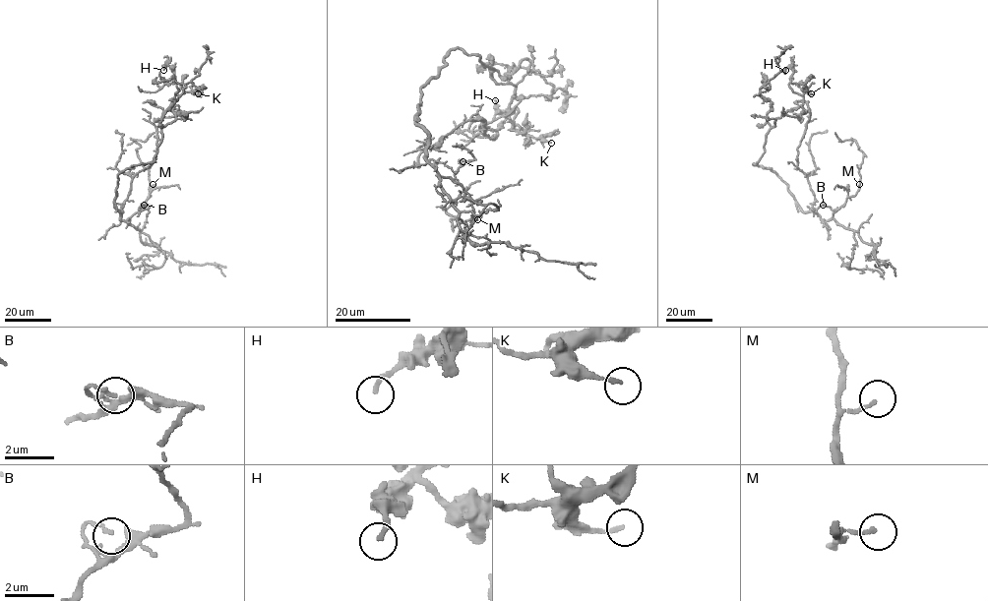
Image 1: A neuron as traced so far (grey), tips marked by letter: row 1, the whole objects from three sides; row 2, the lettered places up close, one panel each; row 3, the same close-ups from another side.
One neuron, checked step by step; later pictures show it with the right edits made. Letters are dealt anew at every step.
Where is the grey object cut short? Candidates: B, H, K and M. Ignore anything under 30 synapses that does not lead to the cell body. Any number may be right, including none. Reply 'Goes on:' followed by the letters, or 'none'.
Goes on: none

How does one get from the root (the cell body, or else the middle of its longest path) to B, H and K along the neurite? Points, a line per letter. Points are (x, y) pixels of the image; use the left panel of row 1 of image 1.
B: (118, 179), (114, 206), (122, 211), (121, 219), (127, 220), (144, 205)
H: (118, 179), (132, 165), (154, 161), (161, 128), (175, 119), (175, 76), (166, 64), (163, 70)
K: (118, 179), (119, 173), (132, 165), (154, 161), (161, 128), (175, 119), (172, 109), (180, 87), (198, 93)

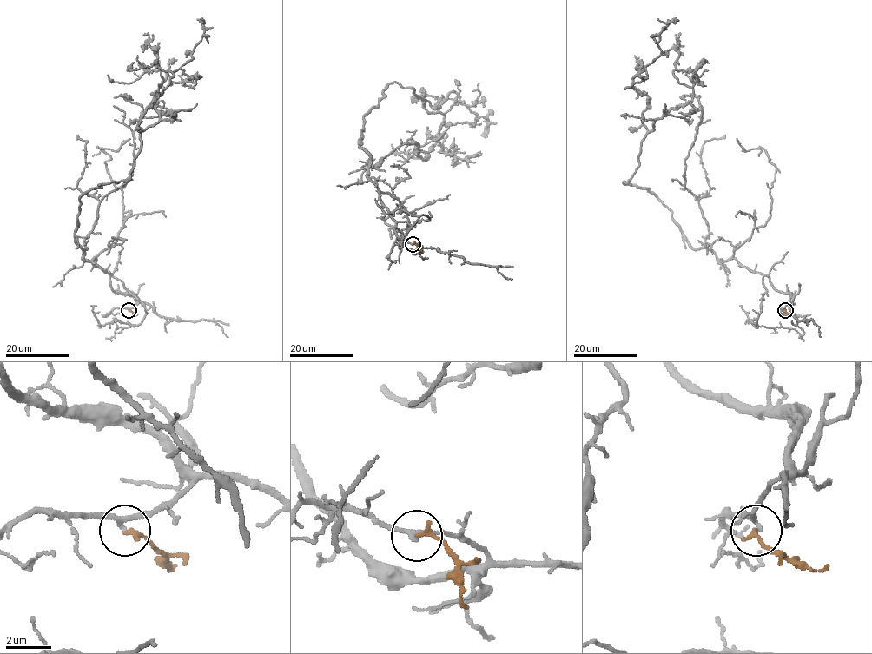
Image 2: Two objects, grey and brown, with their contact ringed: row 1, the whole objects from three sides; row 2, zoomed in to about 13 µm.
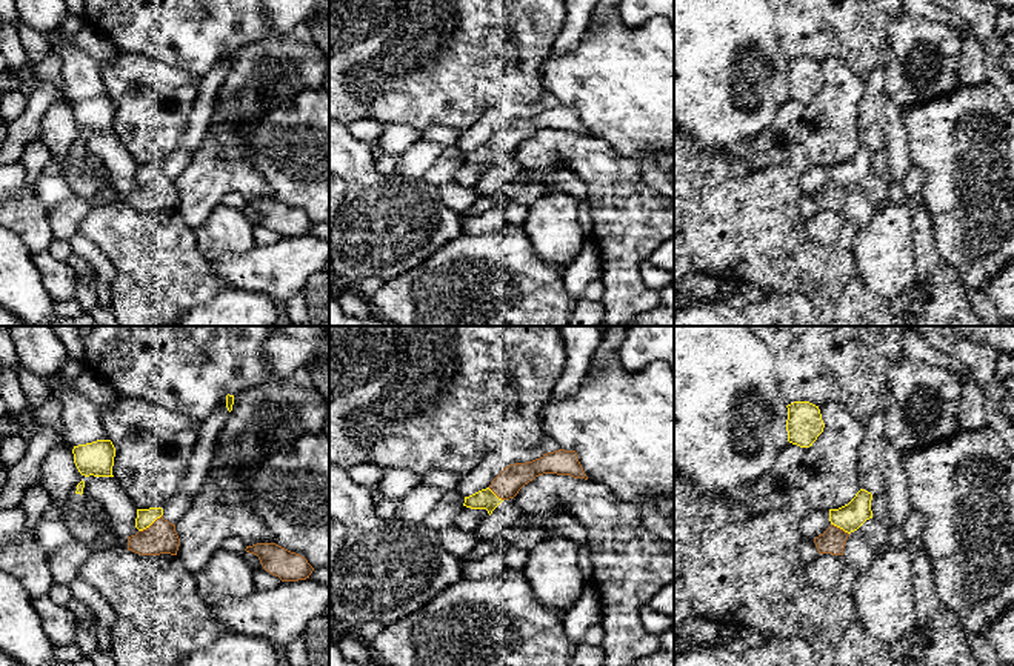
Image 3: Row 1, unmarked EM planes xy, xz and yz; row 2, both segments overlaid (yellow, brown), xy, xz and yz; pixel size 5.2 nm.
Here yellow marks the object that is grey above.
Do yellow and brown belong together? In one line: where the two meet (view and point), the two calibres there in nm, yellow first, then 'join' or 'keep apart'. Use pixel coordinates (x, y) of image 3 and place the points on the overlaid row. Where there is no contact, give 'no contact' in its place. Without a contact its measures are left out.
contact xy (150, 525); calibres 100 and 170 nm; keep apart

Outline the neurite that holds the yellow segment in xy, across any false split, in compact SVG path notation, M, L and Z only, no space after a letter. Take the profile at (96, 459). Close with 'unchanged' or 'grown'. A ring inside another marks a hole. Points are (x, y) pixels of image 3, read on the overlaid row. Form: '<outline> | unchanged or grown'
M97 440L74 446L74 463L85 477L114 477L112 466L115 448L111 440Z | unchanged

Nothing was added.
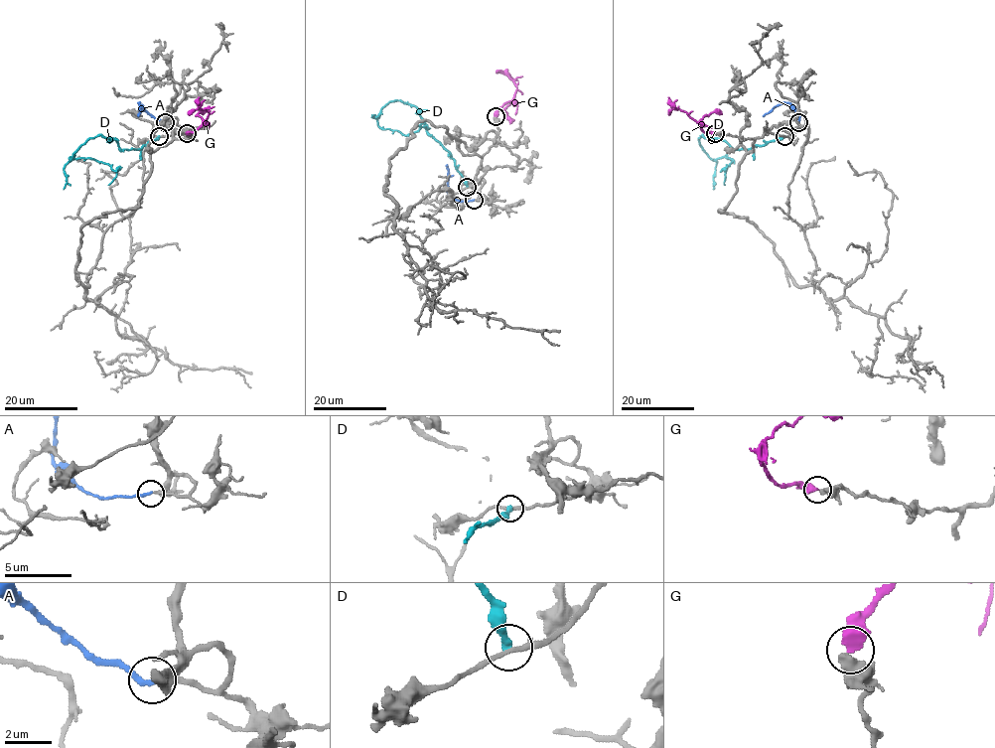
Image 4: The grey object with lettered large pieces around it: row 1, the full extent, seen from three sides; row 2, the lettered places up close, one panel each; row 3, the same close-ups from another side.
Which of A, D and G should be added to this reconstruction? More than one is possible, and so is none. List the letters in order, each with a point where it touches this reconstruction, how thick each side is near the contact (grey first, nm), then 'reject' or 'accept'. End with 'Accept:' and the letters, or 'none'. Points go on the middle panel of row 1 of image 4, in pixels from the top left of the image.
A: (474, 200) | 240/240 nm | accept
D: (467, 187) | 220/320 nm | reject
G: (496, 116) | 500/550 nm | reject
Accept: A

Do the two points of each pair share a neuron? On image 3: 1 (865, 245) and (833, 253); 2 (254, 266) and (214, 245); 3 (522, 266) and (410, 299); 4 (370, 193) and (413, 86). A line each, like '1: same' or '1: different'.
1: different
2: different
3: same
4: different

